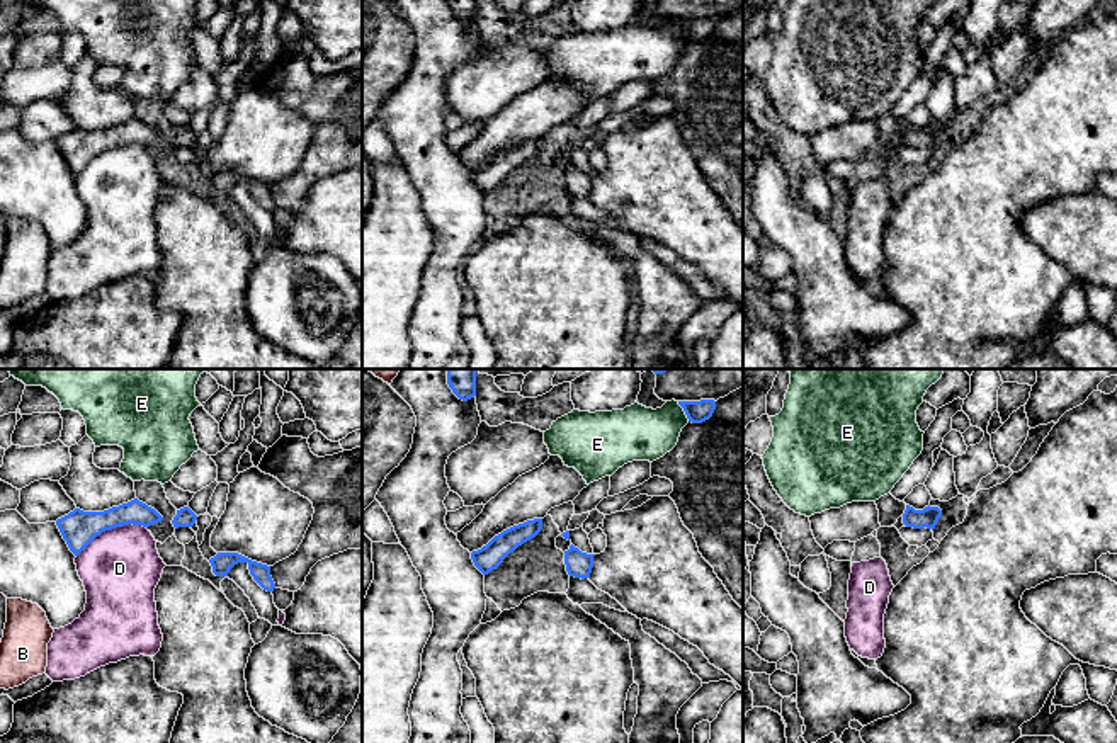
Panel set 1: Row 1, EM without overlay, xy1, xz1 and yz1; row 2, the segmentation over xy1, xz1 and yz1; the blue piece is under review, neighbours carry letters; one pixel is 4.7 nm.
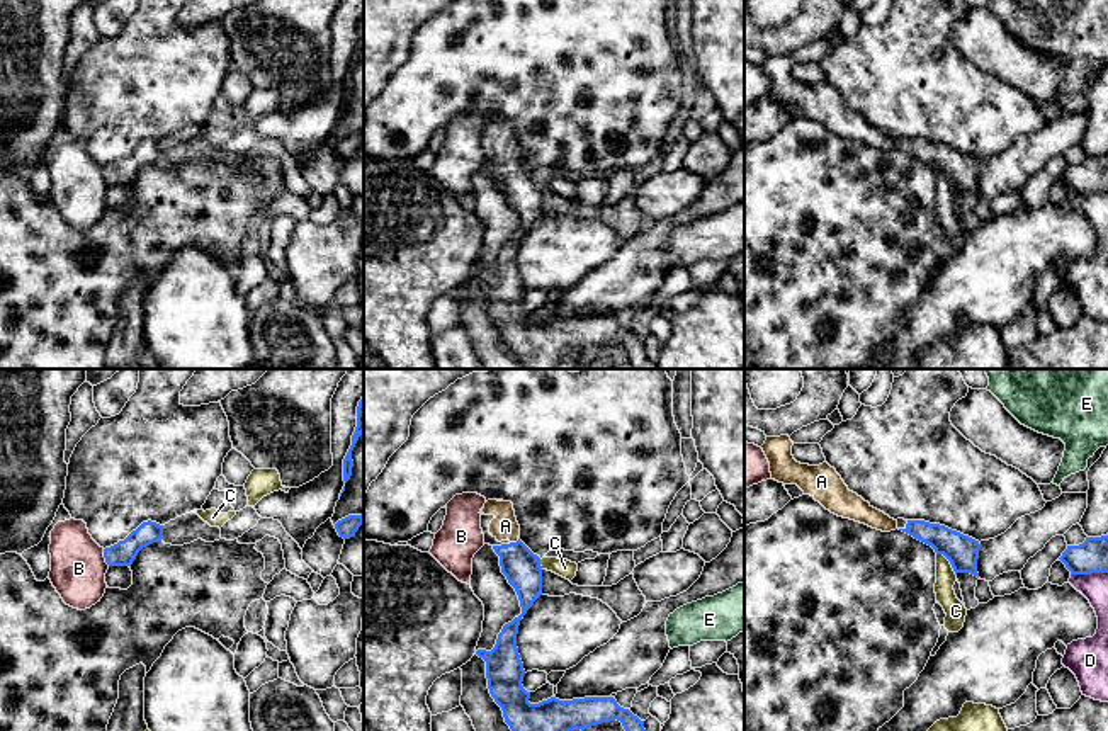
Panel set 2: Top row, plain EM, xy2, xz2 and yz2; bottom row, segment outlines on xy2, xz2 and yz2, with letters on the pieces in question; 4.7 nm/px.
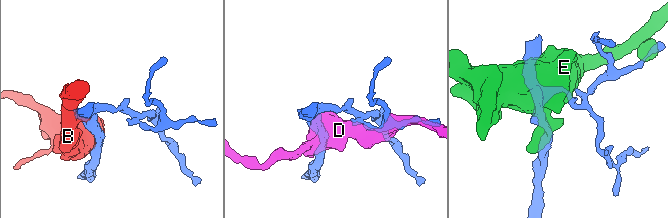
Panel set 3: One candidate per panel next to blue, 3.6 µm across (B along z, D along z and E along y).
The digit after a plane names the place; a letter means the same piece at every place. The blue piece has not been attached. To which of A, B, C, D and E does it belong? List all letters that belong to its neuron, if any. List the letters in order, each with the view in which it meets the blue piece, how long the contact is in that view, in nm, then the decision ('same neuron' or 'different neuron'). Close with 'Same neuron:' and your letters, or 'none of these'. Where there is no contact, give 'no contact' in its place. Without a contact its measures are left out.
A: xz2 | 50 nm | same neuron
B: xy2 | 90 nm | different neuron
C: yz2 | 140 nm | different neuron
D: xy1 | 360 nm | different neuron
E: xz1 | 110 nm | different neuron
Same neuron: A

